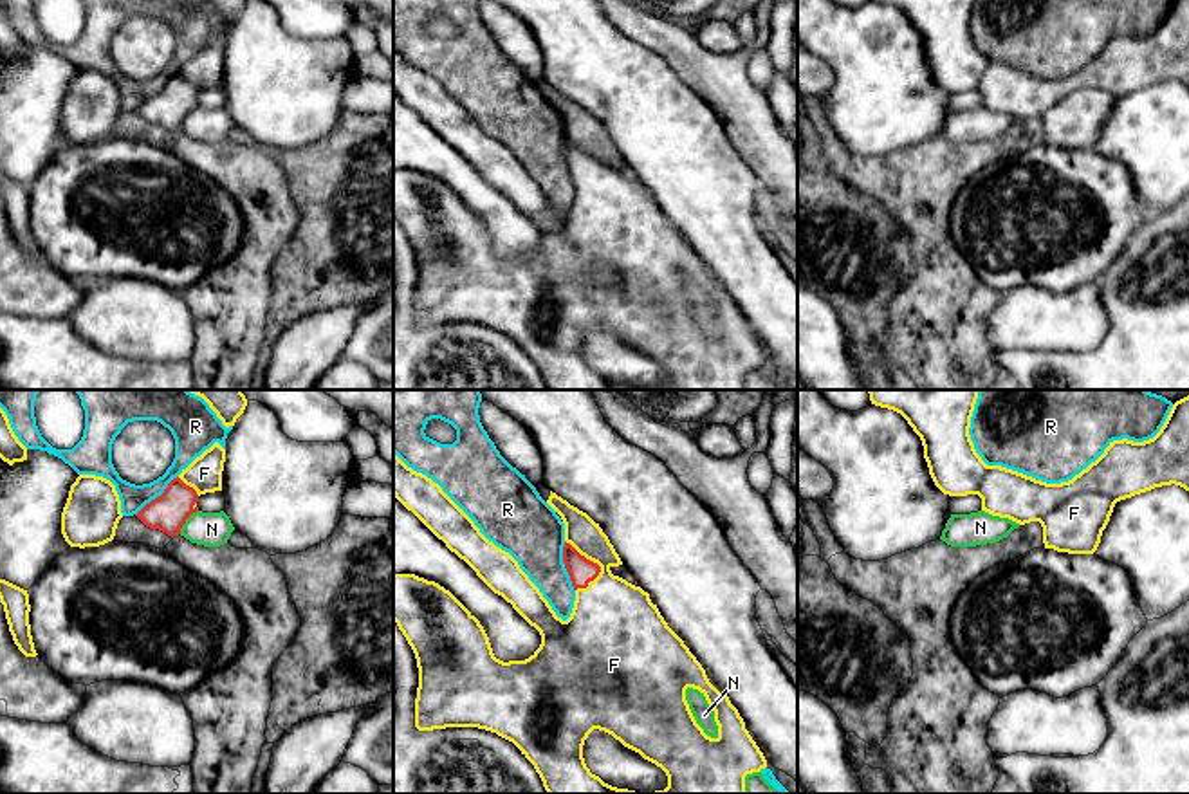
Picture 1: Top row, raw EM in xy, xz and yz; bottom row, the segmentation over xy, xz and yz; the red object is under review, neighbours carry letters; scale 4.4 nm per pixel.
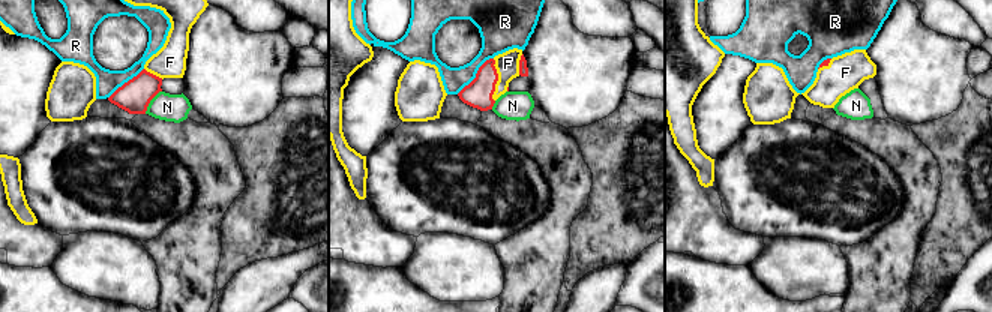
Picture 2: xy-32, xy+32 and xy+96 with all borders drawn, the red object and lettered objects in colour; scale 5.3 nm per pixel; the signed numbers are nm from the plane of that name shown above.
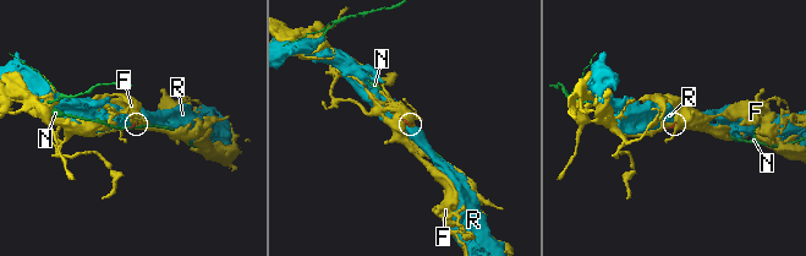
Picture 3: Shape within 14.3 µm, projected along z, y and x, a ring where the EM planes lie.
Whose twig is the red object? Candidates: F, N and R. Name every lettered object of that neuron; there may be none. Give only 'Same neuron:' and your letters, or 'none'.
Same neuron: F

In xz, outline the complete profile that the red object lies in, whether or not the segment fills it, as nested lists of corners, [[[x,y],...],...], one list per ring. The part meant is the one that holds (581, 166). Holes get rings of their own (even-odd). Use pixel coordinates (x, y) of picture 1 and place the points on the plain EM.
[[[395,49],[393,92],[541,231],[539,244],[529,254],[503,258],[494,253],[480,217],[449,186],[415,170],[393,170],[393,217],[411,242],[419,263],[415,294],[419,327],[478,323],[496,328],[512,337],[534,361],[548,390],[639,390],[612,383],[590,368],[583,354],[583,341],[594,325],[612,330],[666,368],[668,383],[651,390],[745,390],[745,372],[767,363],[767,355],[745,325],[738,305],[709,278],[702,260],[668,222],[650,189],[612,170],[610,164],[622,157],[599,119],[586,108],[550,87],[547,99],[565,119],[563,159],[576,186],[572,209],[563,217],[518,157],[489,137],[438,79],[408,63]],[[687,283],[698,285],[713,303],[718,321],[716,334],[707,332],[696,319],[686,296]]]

